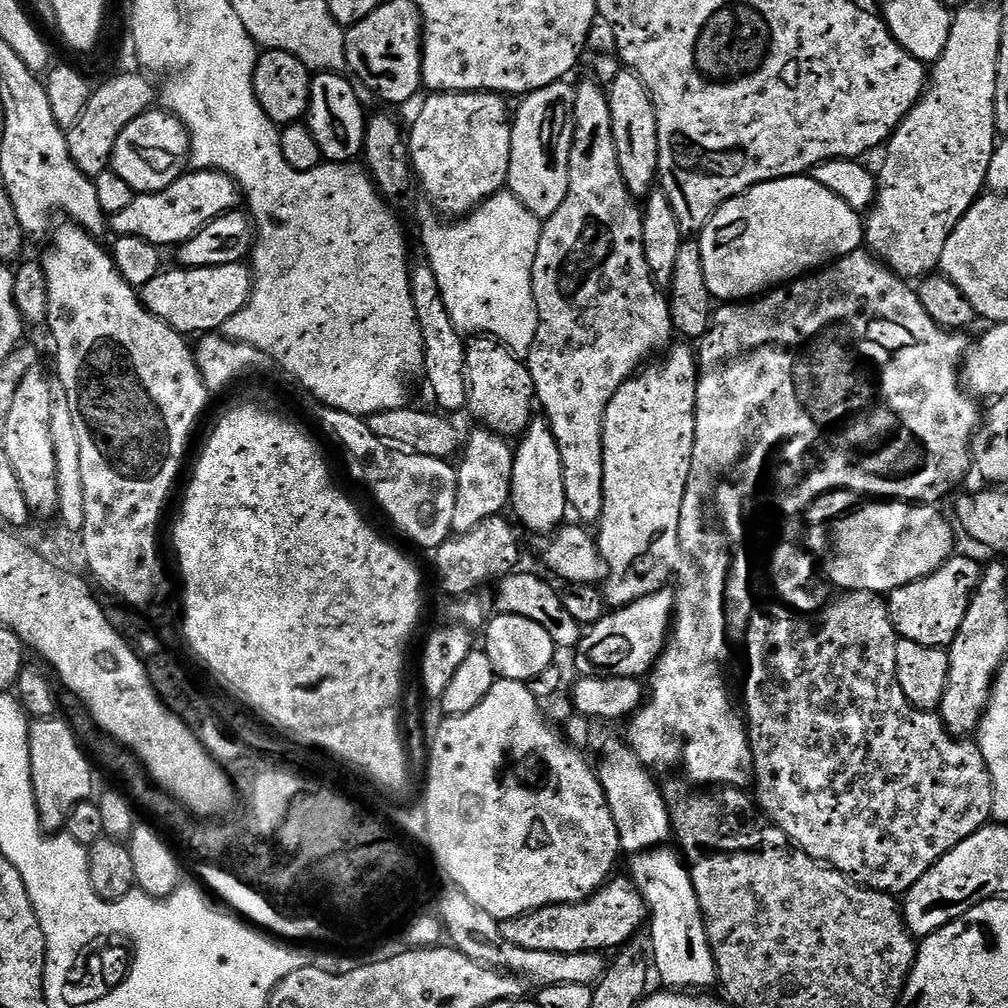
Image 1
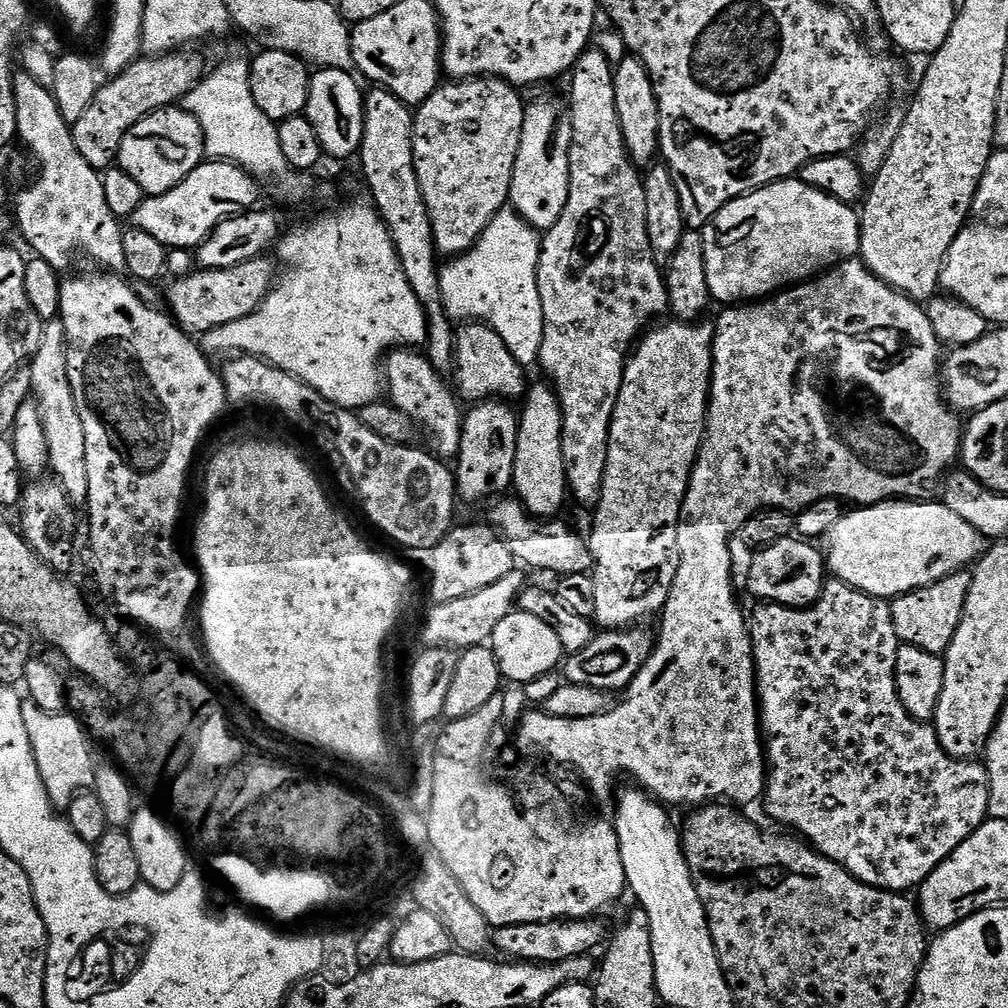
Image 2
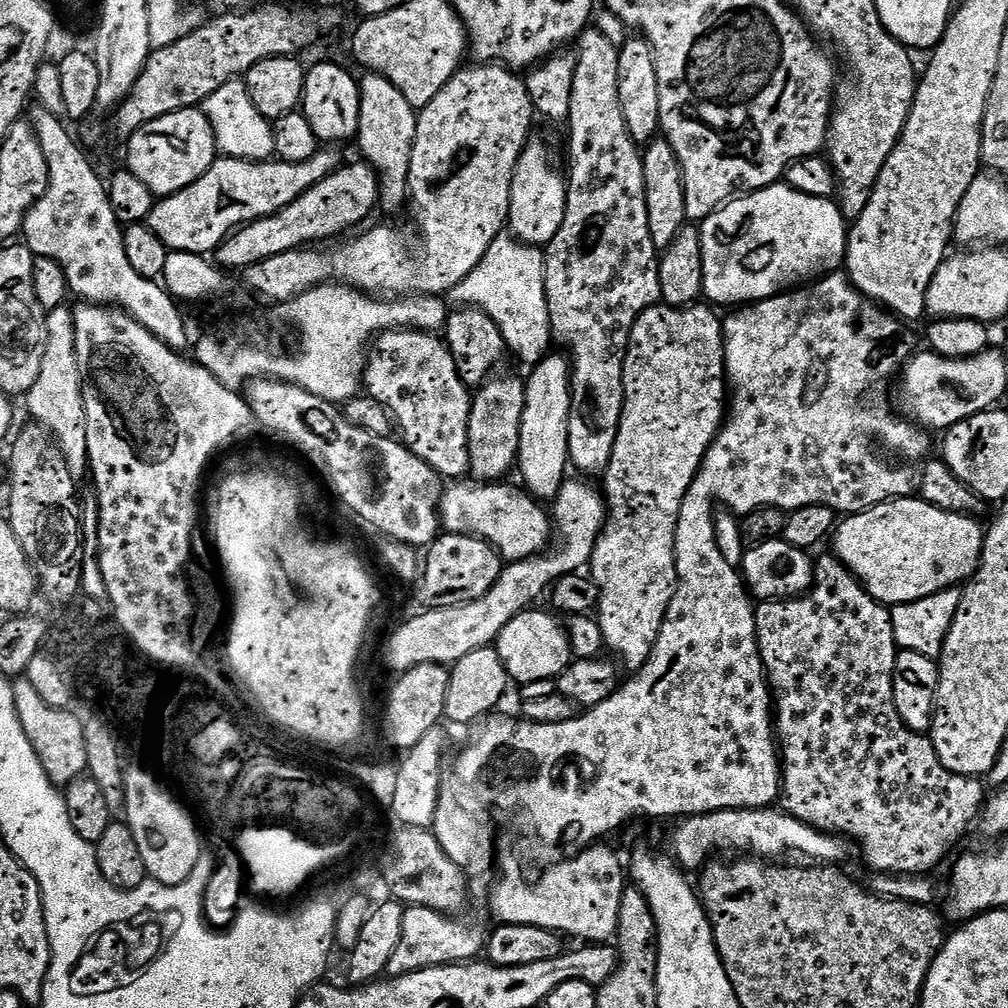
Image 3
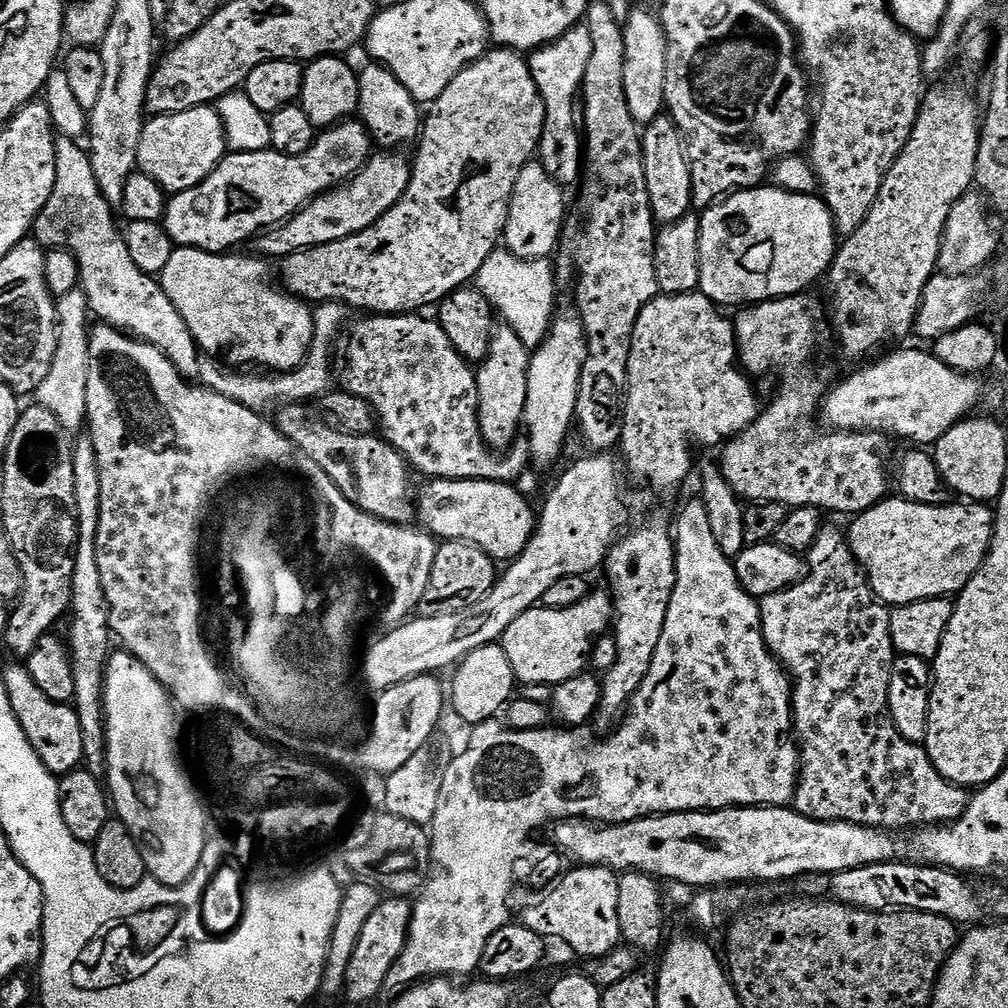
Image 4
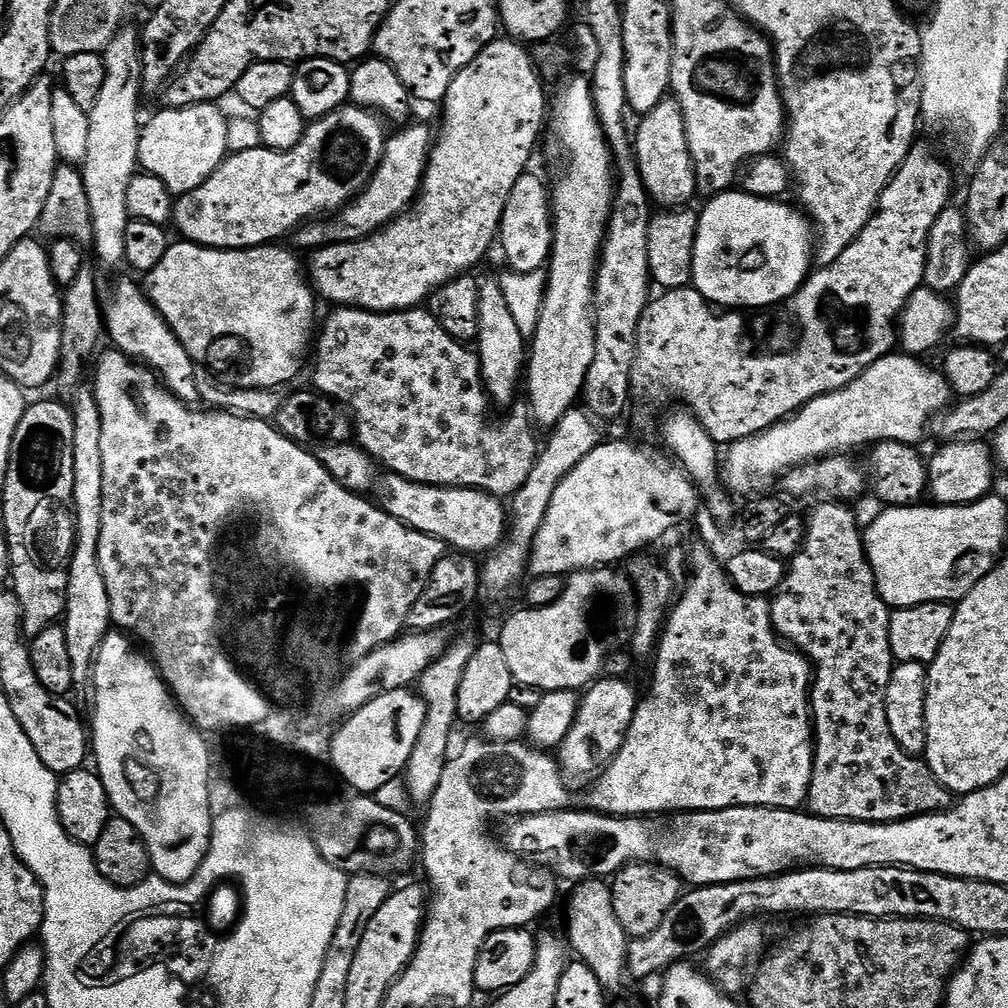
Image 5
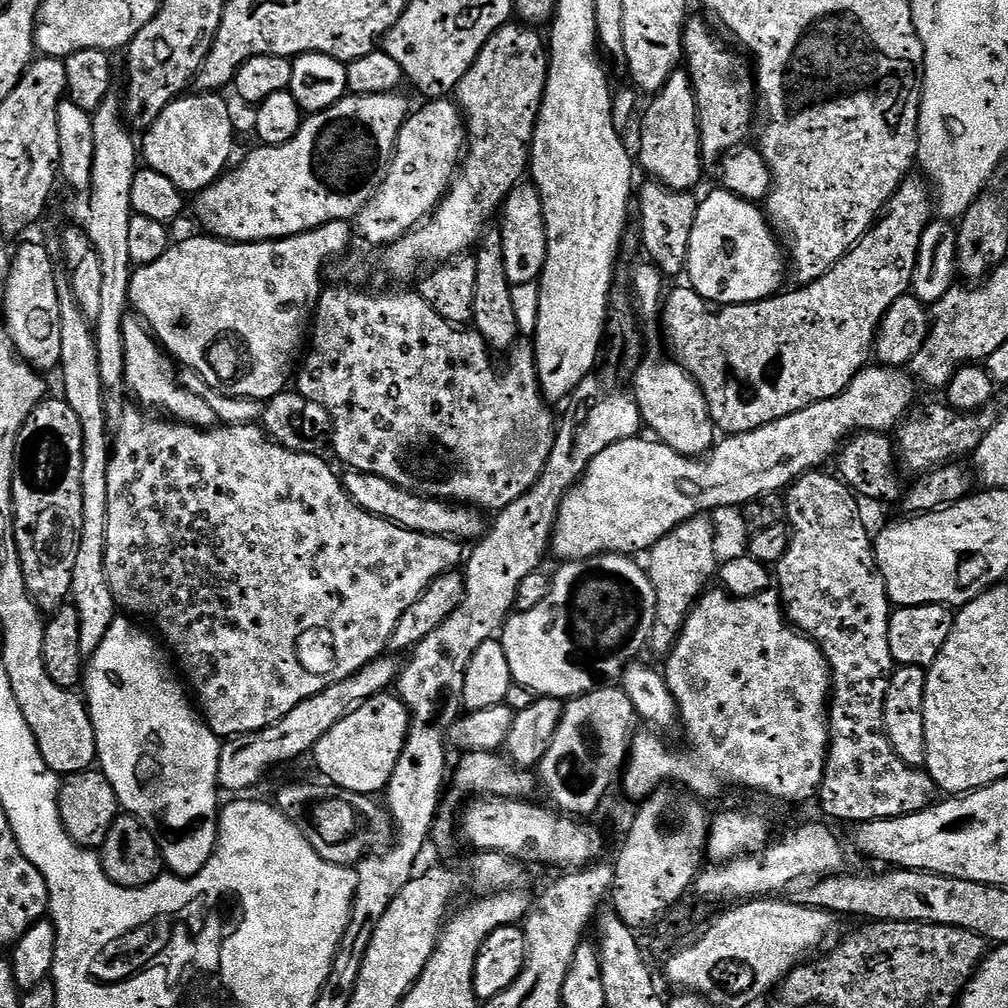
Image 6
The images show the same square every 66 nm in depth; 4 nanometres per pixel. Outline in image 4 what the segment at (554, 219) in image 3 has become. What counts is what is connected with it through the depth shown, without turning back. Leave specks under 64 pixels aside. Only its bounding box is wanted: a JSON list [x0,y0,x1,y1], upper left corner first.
[502,162,566,262]

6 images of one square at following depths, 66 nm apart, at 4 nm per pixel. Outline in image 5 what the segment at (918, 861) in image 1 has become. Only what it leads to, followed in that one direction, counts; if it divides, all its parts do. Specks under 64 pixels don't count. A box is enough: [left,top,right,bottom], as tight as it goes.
[771,502,953,824]

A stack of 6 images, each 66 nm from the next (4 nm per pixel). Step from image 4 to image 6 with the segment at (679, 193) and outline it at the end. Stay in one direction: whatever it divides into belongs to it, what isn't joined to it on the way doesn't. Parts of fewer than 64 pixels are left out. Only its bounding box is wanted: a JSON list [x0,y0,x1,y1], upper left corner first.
[638,70,706,192]

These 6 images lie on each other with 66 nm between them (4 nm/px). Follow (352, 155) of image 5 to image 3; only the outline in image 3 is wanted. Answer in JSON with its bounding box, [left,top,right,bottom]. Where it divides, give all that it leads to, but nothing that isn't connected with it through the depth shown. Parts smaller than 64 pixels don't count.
[146,147,342,254]

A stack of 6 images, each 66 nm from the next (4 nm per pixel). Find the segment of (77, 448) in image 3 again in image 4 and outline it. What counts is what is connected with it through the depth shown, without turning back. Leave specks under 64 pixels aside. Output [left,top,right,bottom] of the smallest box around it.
[34,288,90,434]

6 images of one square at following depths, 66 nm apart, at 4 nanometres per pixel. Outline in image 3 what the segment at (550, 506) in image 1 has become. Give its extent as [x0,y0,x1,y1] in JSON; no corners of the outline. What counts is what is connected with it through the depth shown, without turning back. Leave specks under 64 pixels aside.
[518,356,572,502]

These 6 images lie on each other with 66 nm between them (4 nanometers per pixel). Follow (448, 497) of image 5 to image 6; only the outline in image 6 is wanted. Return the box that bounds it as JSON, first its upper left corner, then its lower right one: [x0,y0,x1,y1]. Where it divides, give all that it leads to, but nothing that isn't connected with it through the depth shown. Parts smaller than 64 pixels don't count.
[342,471,486,542]

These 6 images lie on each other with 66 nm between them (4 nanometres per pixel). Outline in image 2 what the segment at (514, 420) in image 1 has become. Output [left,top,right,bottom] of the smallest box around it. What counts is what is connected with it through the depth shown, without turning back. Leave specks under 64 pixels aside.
[454,322,530,402]

